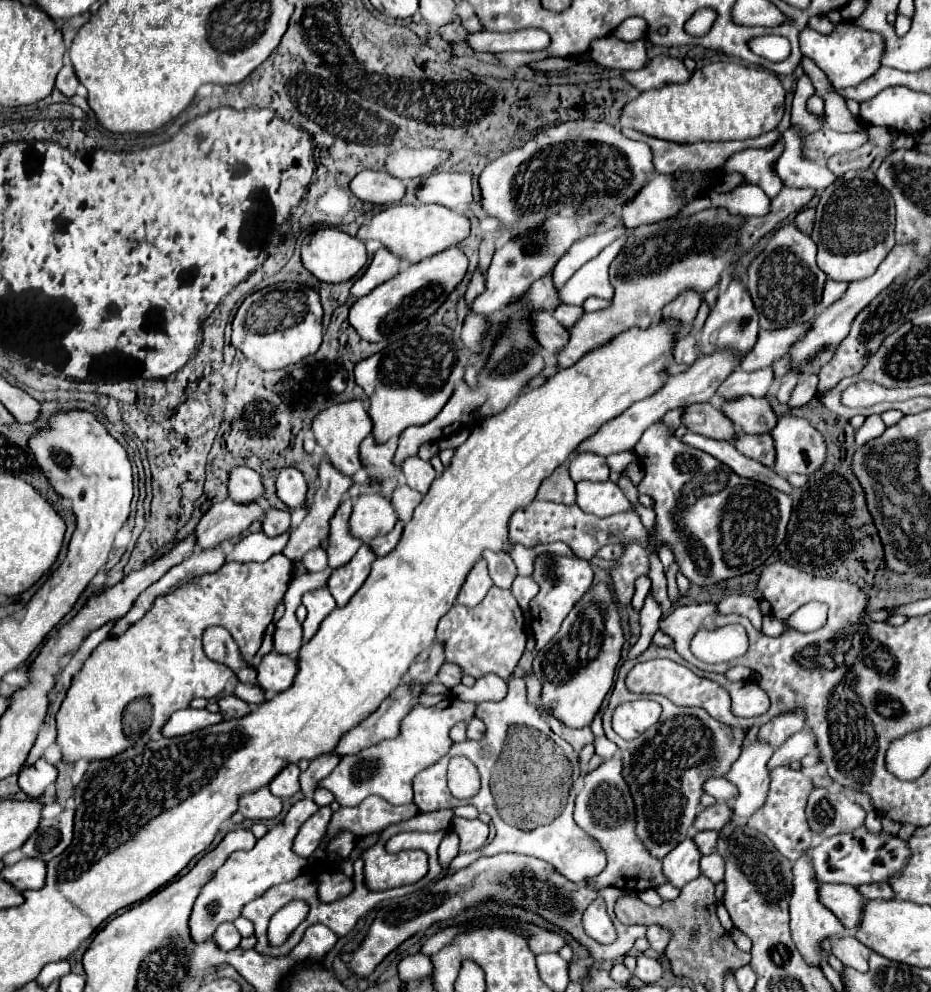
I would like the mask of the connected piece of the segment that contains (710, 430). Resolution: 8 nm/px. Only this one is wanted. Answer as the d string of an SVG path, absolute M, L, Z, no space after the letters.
M711 403L689 405L681 421L689 431L699 433L703 437L711 437L719 441L733 441L737 435L737 429L731 423L731 419L723 415L719 409L715 409Z

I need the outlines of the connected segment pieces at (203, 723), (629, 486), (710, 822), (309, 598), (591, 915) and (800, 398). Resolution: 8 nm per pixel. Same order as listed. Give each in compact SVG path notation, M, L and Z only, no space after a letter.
M183 709L171 715L171 719L163 727L165 737L177 737L177 735L187 735L191 731L199 731L211 725L221 723L223 717L219 713L211 713L207 709Z
M621 475L619 485L621 485L621 489L625 491L625 497L627 497L633 505L639 505L639 491L635 489L633 483L627 483L627 477L625 477L625 475Z
M713 805L699 811L693 827L695 831L705 831L705 829L721 831L731 819L733 819L733 809L729 805Z
M321 587L305 593L303 605L307 607L307 619L303 621L303 641L307 643L317 633L321 621L335 609L335 599L327 587Z
M597 897L583 913L583 927L585 933L599 943L613 943L617 939L615 927L611 925L611 919L605 911L605 903L601 897Z
M811 375L811 377L805 377L797 383L797 387L793 389L791 393L791 399L789 399L789 409L797 409L797 407L803 407L807 405L813 397L815 397L815 391L817 391L817 375Z

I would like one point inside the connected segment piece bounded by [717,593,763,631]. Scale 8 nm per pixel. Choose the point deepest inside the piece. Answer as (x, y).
(739, 604)

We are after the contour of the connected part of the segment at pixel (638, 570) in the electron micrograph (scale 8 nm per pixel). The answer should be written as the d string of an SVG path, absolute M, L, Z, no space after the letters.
M627 545L627 551L621 559L617 559L617 567L611 571L615 595L621 603L631 603L635 591L635 579L649 573L647 555L643 555L641 547Z

